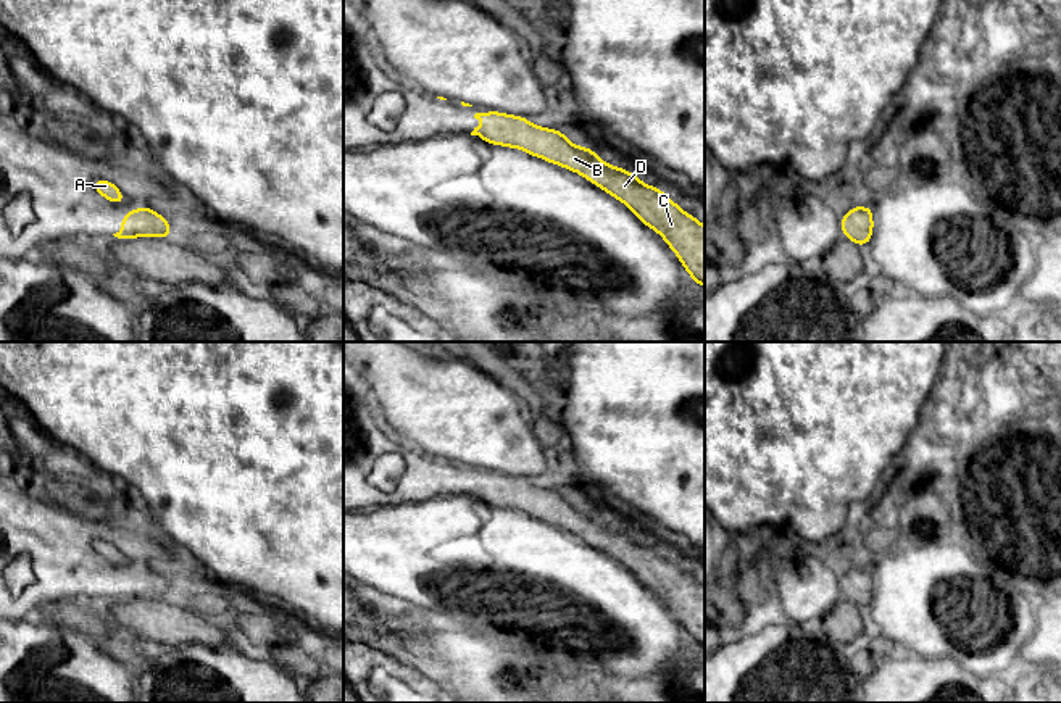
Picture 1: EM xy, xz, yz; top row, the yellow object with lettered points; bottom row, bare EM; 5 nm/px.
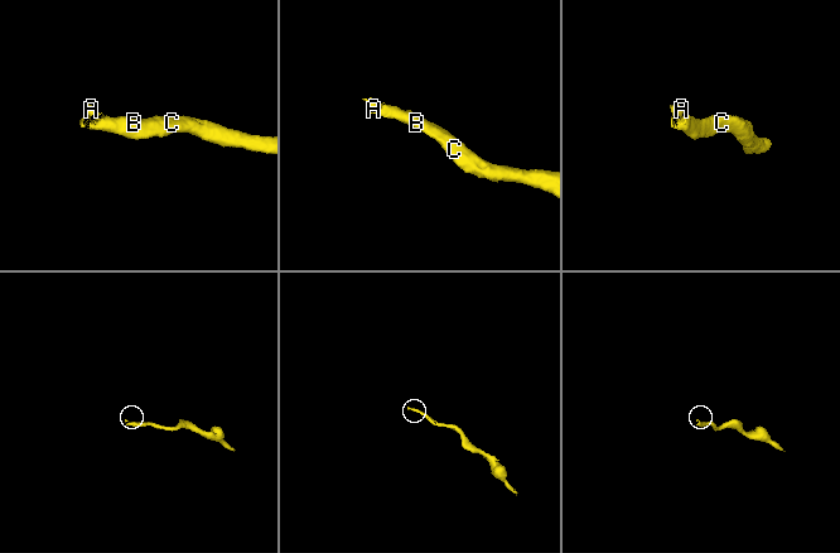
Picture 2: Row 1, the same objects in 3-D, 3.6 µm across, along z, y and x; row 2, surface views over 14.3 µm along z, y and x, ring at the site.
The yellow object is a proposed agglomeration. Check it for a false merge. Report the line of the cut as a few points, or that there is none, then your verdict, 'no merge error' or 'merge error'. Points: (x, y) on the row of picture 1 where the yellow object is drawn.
no cut; no merge error

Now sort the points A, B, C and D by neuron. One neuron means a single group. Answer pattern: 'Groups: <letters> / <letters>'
Groups: A B C D

